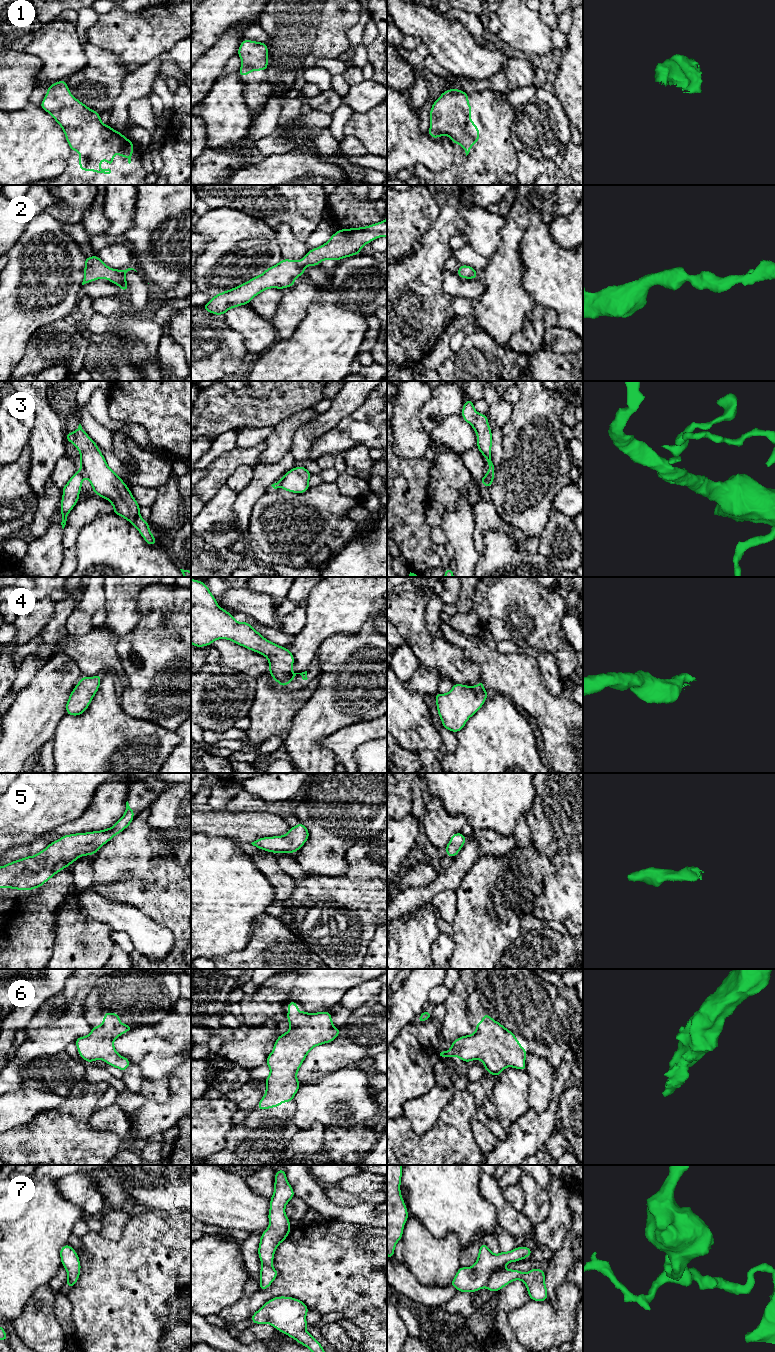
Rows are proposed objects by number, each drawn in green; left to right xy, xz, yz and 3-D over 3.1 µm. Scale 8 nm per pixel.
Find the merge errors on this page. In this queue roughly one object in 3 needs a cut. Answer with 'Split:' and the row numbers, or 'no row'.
Split: 3, 7

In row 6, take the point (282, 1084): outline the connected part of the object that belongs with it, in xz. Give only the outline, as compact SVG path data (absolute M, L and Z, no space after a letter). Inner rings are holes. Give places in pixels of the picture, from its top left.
M294 1001L288 1003L287 1009L290 1029L276 1039L273 1051L267 1056L270 1075L265 1079L266 1091L257 1105L259 1110L293 1101L301 1087L297 1073L310 1050L333 1042L341 1031L333 1026L328 1011L314 1014L299 1012L298 1004Z

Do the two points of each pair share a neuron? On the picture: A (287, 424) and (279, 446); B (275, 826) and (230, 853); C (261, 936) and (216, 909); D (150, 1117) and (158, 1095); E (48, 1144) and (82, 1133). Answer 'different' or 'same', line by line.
A: same
B: different
C: different
D: different
E: same

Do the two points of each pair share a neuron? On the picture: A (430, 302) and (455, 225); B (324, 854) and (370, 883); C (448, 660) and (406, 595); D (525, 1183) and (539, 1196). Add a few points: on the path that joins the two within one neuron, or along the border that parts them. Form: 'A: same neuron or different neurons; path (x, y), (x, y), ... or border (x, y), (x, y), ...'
A: same neuron; path (430, 283), (430, 261), (440, 251), (440, 244)
B: different neurons; border (348, 848), (348, 867), (340, 874), (325, 876)
C: same neuron; path (431, 645), (411, 625), (406, 612)
D: same neuron; path (528, 1185), (536, 1193)

